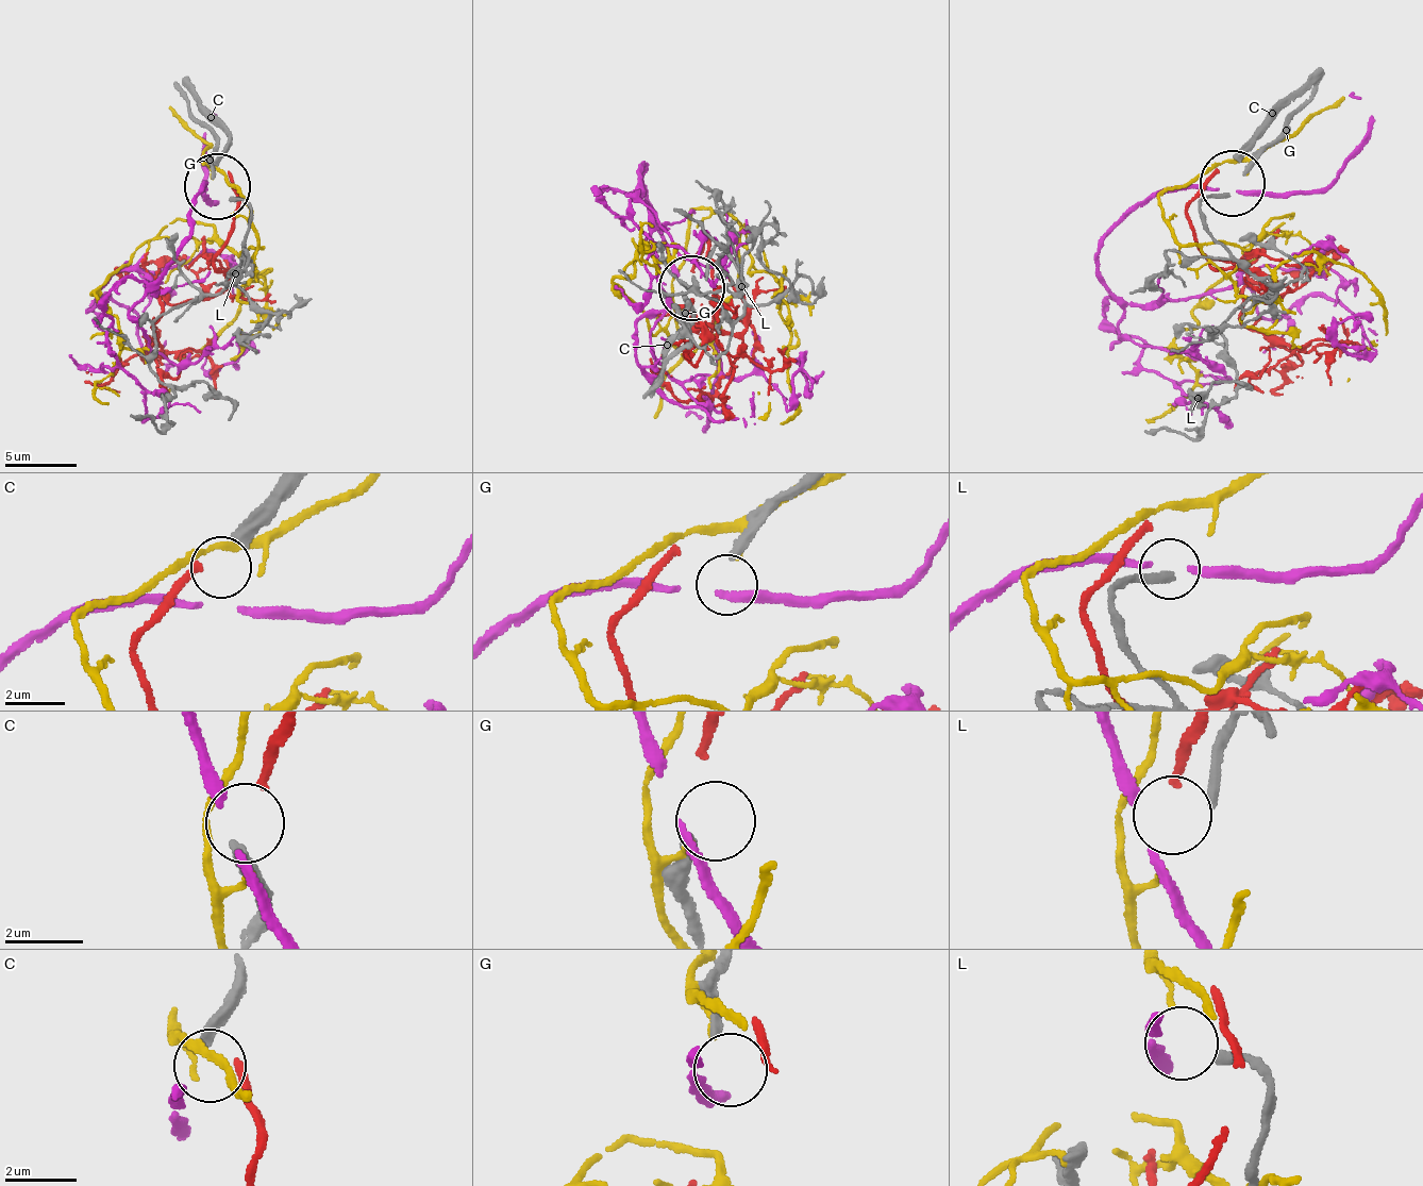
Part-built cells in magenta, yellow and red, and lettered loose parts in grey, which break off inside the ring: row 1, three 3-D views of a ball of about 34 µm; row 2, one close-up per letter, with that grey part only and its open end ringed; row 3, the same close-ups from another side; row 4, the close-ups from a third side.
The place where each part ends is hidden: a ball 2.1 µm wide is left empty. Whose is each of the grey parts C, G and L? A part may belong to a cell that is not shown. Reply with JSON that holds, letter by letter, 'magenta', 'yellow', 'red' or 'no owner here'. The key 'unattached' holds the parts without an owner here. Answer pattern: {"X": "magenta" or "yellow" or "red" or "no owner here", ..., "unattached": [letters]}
{"C": "no owner here", "G": "no owner here", "L": "no owner here", "unattached": ["C", "G", "L"]}

